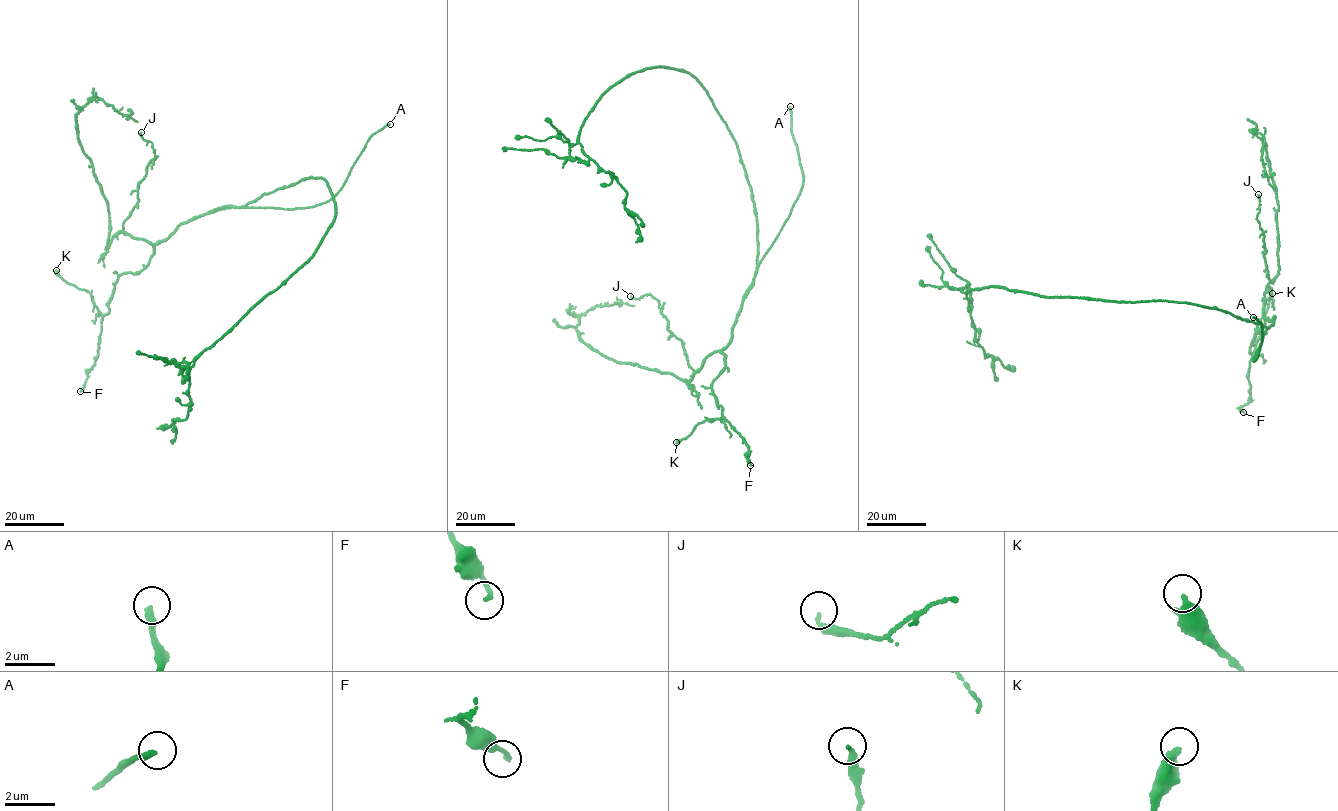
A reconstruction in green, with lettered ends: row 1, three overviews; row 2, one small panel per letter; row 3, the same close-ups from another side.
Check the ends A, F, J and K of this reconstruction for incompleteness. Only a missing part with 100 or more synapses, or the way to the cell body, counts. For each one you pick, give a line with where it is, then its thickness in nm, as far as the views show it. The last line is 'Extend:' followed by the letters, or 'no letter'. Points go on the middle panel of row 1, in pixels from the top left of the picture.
A: place (790, 106); calibre 240 nm
Extend: A

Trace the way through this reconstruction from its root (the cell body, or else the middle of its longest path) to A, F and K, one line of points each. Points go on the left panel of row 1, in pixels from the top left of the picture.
A: (306, 179), (266, 193), (245, 207), (294, 209), (330, 199), (341, 188), (369, 137), (390, 124)
F: (306, 179), (181, 224), (155, 245), (143, 270), (119, 276), (109, 313), (102, 317), (95, 365), (80, 391)
K: (306, 179), (181, 224), (155, 245), (143, 270), (119, 276), (109, 312), (103, 315), (90, 293), (56, 270)

